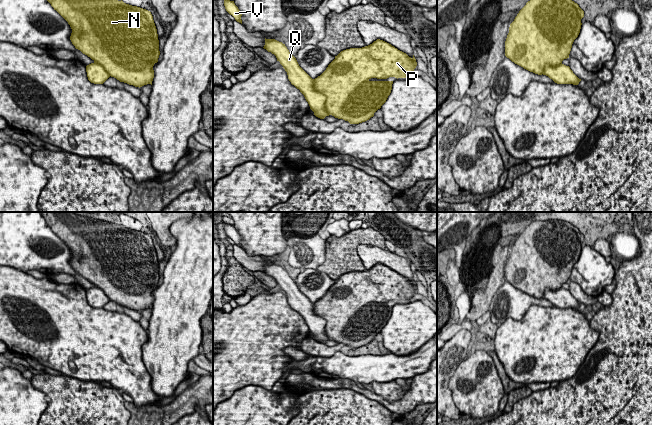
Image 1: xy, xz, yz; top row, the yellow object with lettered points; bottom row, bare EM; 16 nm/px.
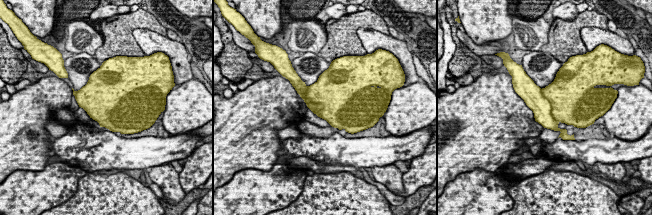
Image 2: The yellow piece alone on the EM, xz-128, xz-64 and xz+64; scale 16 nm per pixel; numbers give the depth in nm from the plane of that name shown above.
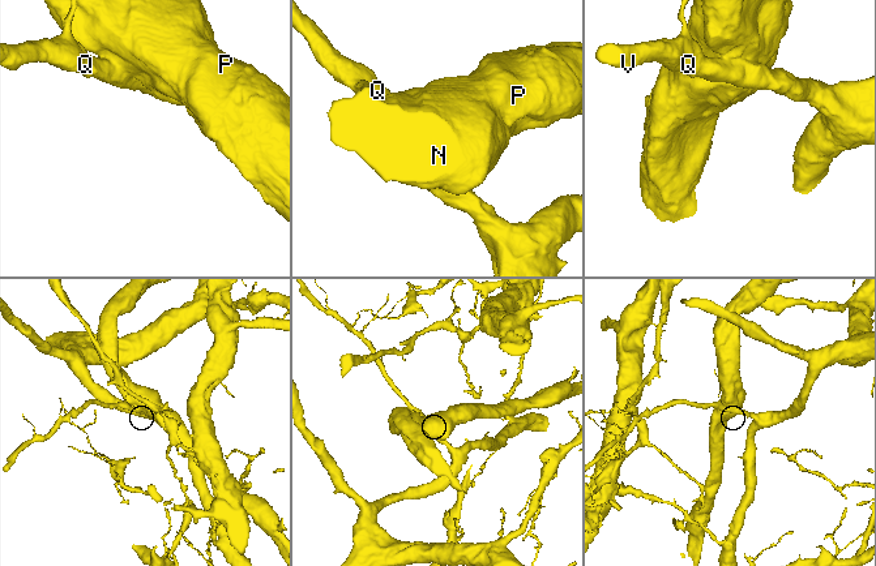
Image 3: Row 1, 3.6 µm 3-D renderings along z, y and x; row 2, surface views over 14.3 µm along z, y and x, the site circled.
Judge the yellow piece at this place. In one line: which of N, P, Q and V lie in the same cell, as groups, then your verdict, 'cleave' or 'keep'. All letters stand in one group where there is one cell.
N P / Q V; cleave

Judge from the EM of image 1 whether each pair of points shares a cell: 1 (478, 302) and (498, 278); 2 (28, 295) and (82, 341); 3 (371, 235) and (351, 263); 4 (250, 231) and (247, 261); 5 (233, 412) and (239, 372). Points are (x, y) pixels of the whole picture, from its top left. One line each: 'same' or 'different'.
1: same
2: same
3: same
4: different
5: different

